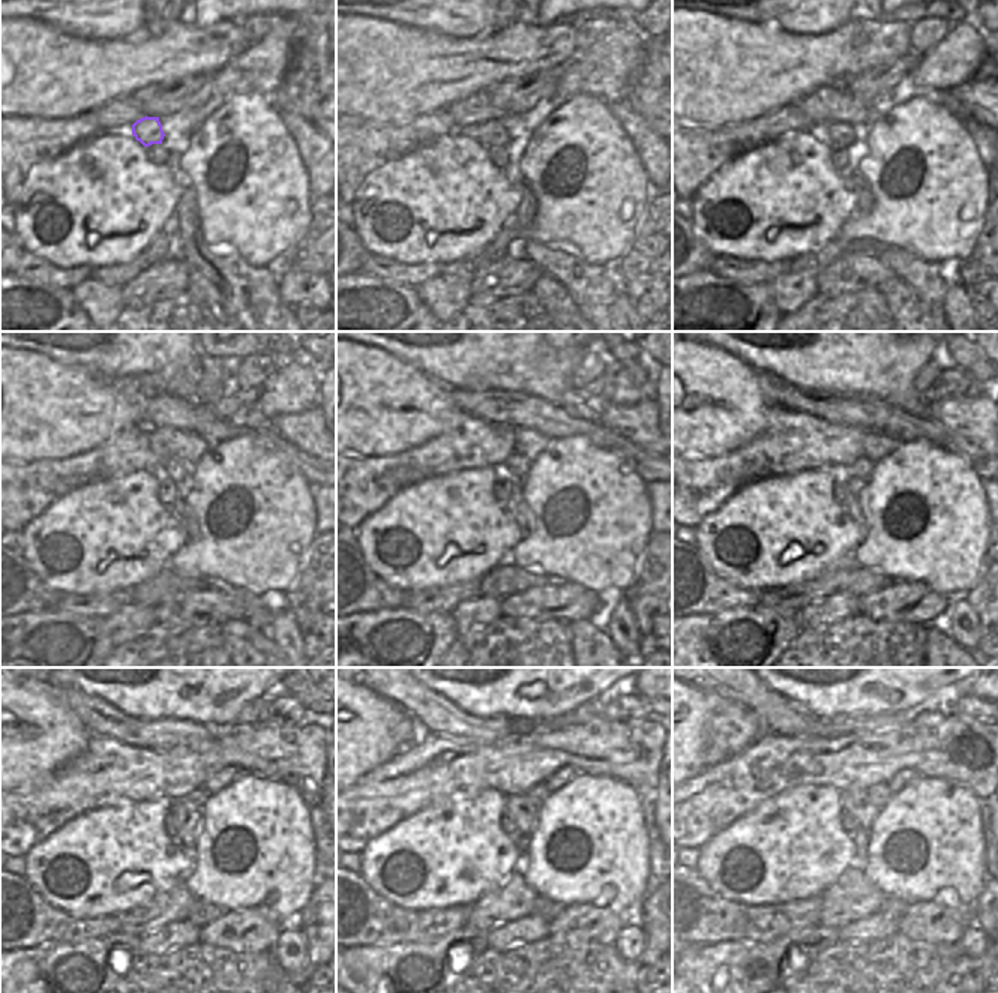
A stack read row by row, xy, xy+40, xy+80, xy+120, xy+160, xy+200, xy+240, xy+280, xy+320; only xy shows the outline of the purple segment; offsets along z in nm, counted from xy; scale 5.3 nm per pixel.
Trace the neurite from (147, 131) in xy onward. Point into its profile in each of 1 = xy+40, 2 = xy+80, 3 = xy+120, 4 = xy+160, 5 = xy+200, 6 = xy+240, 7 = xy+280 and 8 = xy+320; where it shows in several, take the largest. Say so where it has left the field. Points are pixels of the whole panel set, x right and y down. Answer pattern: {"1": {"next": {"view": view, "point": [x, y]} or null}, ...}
{"1": {"next": {"view": "xy+40", "point": [491, 134]}}, "2": {"next": {"view": "xy+80", "point": [841, 134]}}, "3": {"next": {"view": "xy+120", "point": [176, 468]}}, "4": {"next": {"view": "xy+160", "point": [520, 465]}}, "5": {"next": {"view": "xy+200", "point": [862, 467]}}, "6": {"next": {"view": "xy+240", "point": [197, 797]}}, "7": {"next": {"view": "xy+280", "point": [538, 794]}}, "8": {"next": {"view": "xy+320", "point": [878, 794]}}}

